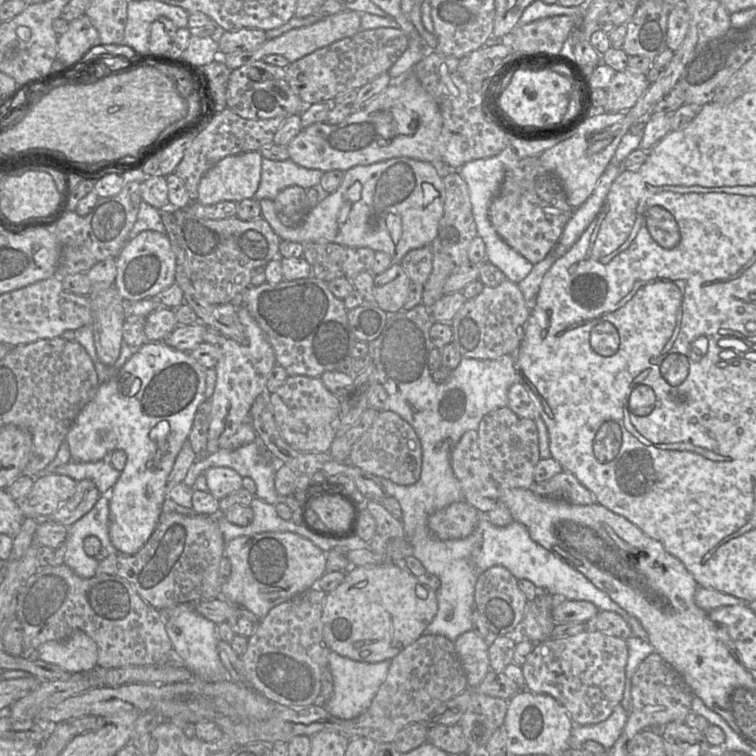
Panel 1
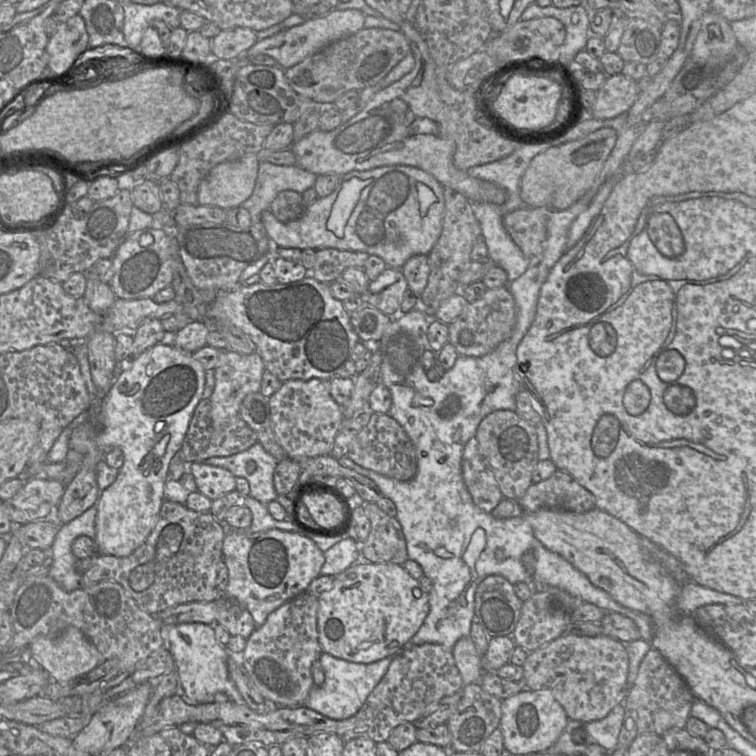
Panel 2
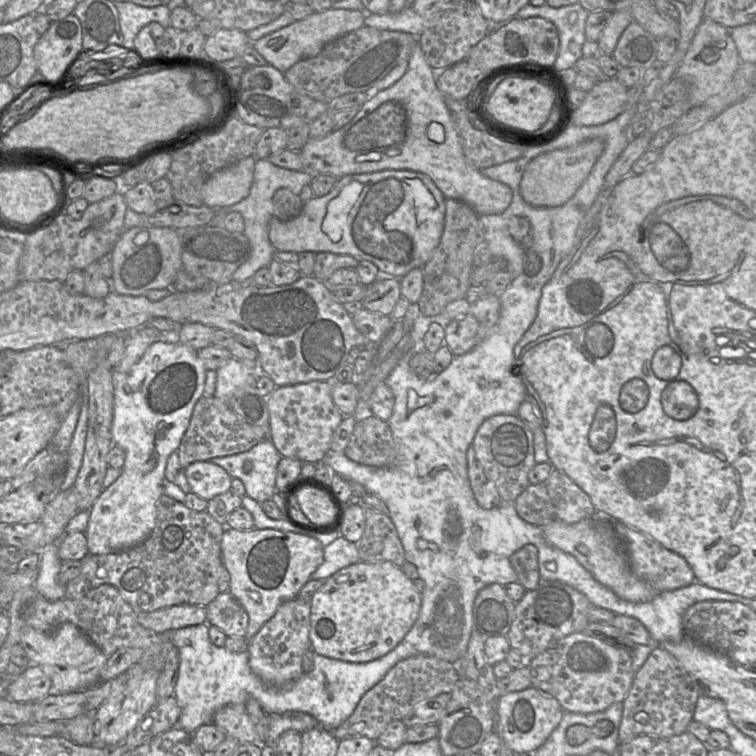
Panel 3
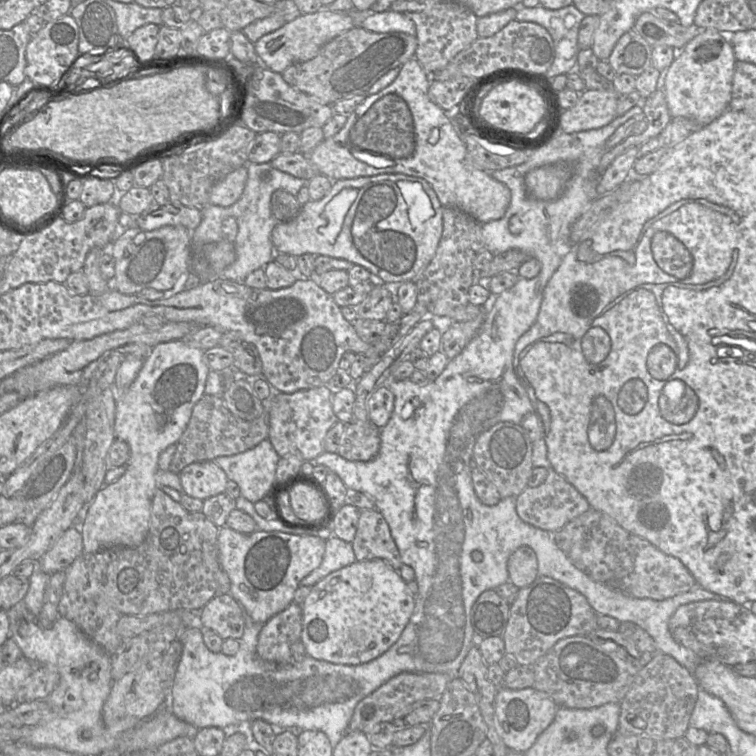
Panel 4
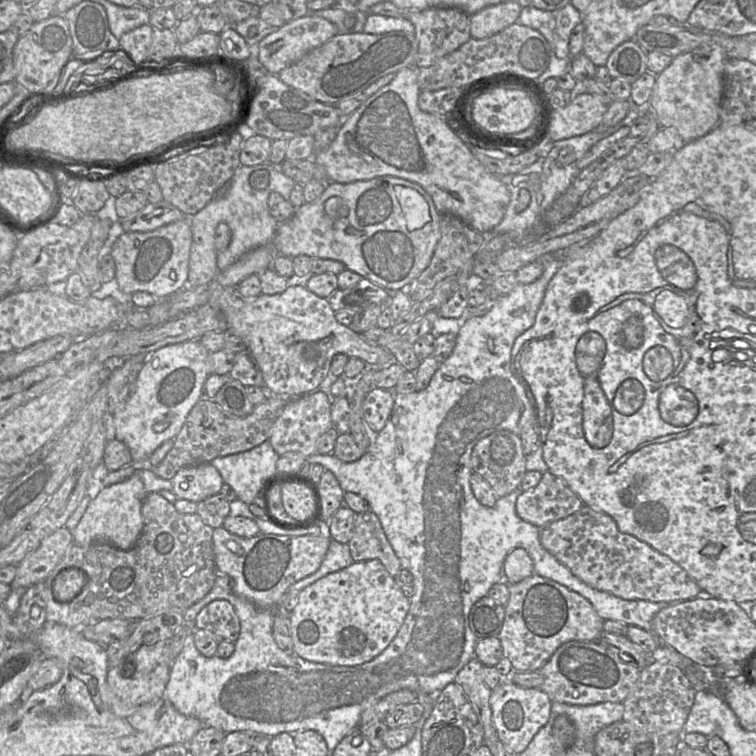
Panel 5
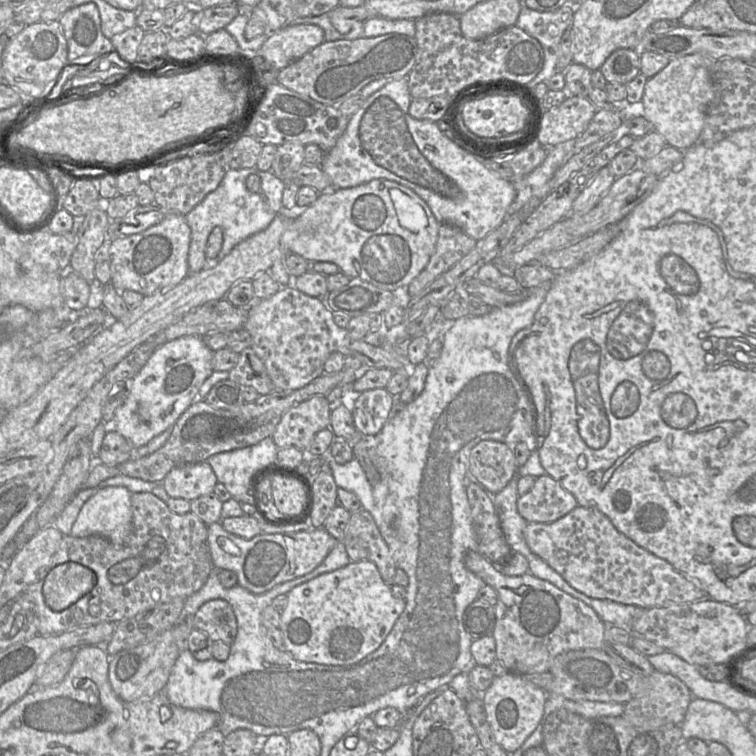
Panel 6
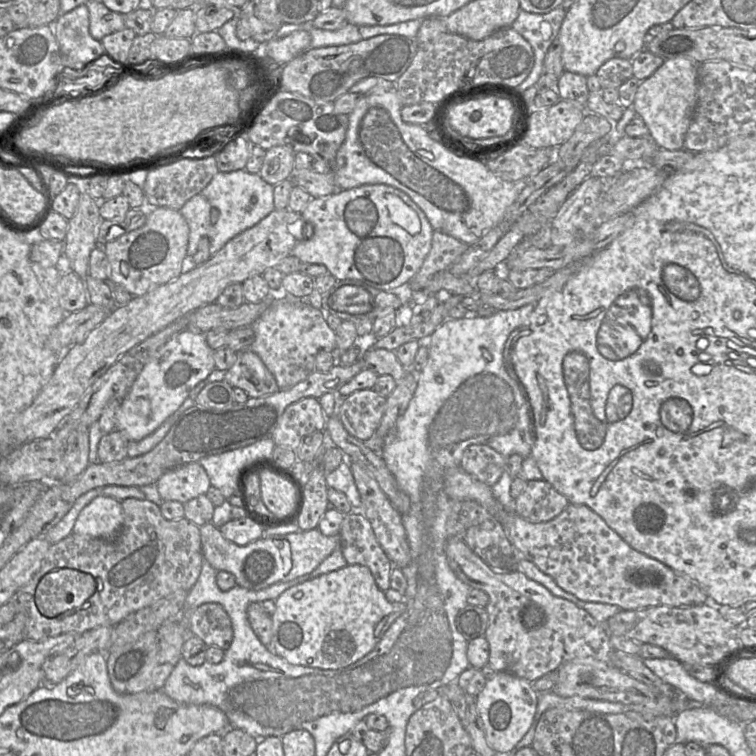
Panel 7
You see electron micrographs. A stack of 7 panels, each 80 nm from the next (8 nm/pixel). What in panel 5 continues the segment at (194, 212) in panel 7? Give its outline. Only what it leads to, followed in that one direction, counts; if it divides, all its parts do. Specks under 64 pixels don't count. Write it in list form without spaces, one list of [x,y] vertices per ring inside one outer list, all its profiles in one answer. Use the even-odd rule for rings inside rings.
[[[264,162],[254,166],[240,165],[227,182],[227,192],[217,194],[204,208],[190,217],[192,244],[190,250],[188,279],[186,286],[197,287],[216,278],[219,271],[236,262],[246,252],[271,243],[279,223],[270,214],[268,197],[271,192],[279,193],[289,200],[295,186],[294,180],[278,169],[279,165]],[[219,223],[226,223],[232,233],[229,245],[217,251],[215,232]]]

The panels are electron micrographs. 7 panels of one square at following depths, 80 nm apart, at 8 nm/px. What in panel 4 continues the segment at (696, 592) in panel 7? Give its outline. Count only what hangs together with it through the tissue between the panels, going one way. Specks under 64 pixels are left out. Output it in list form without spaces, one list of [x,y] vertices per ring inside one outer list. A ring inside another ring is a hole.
[[[592,508],[552,534],[557,546],[565,552],[578,569],[594,581],[620,590],[632,597],[663,600],[688,592],[697,585],[693,575],[679,559],[665,554],[646,539],[622,528],[608,515]]]

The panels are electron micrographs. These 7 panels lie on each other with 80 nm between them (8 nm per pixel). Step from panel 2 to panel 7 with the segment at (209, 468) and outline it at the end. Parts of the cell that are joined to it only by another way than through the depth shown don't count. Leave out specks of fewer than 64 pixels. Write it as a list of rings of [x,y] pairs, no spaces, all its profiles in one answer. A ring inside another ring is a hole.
[[[192,462],[166,471],[156,483],[162,500],[186,503],[207,493],[211,487],[209,476],[198,463]]]

